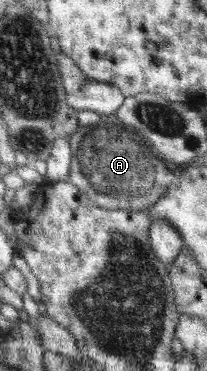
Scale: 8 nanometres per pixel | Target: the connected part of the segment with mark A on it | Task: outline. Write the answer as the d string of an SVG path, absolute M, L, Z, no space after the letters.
M114 113L102 115L101 122L80 125L68 139L73 158L67 180L77 185L94 205L101 208L146 209L181 180L182 172L173 176L173 168L169 168L171 164L166 163L149 140Z

